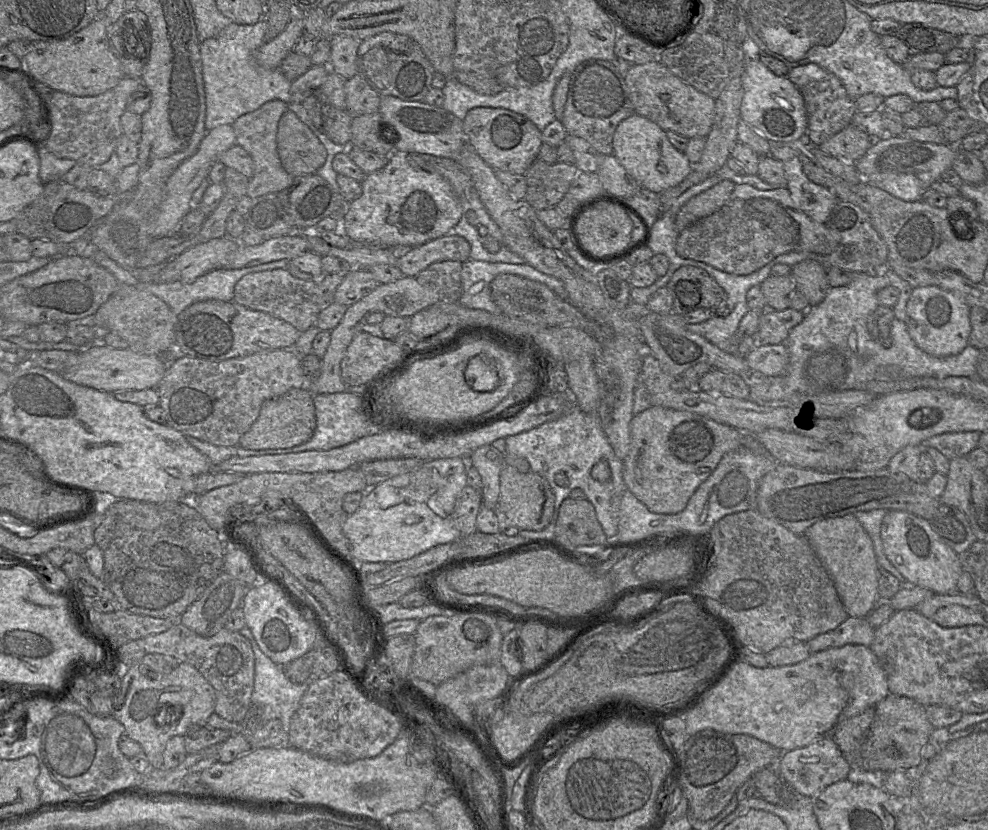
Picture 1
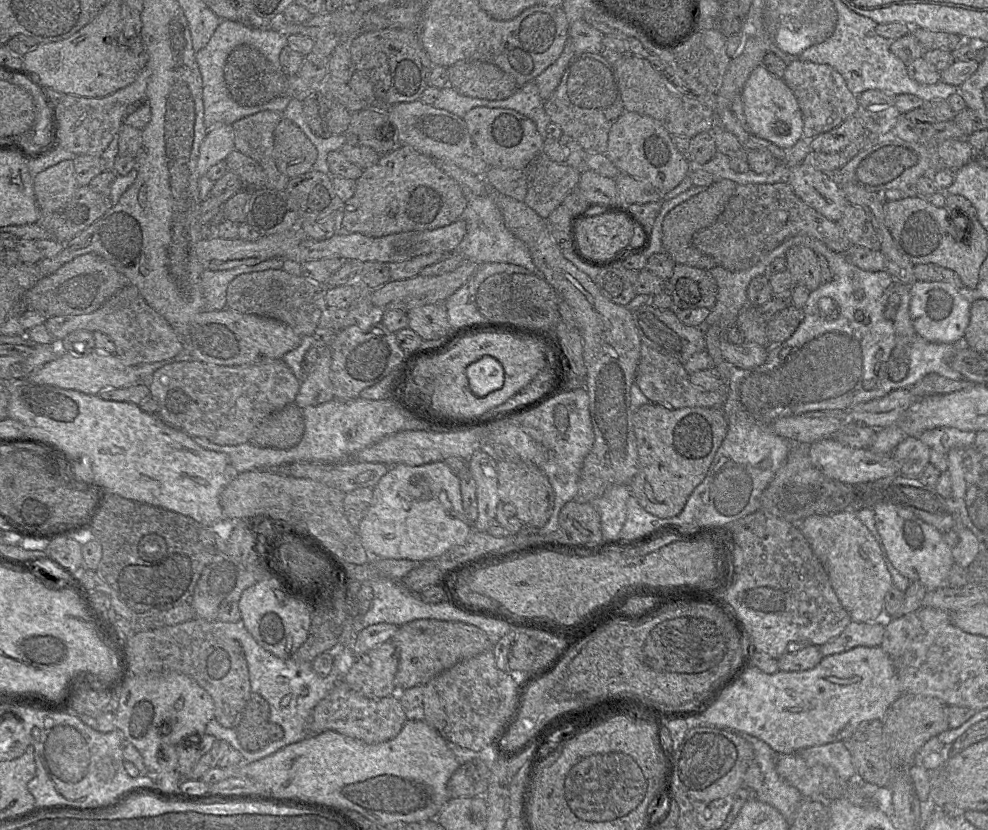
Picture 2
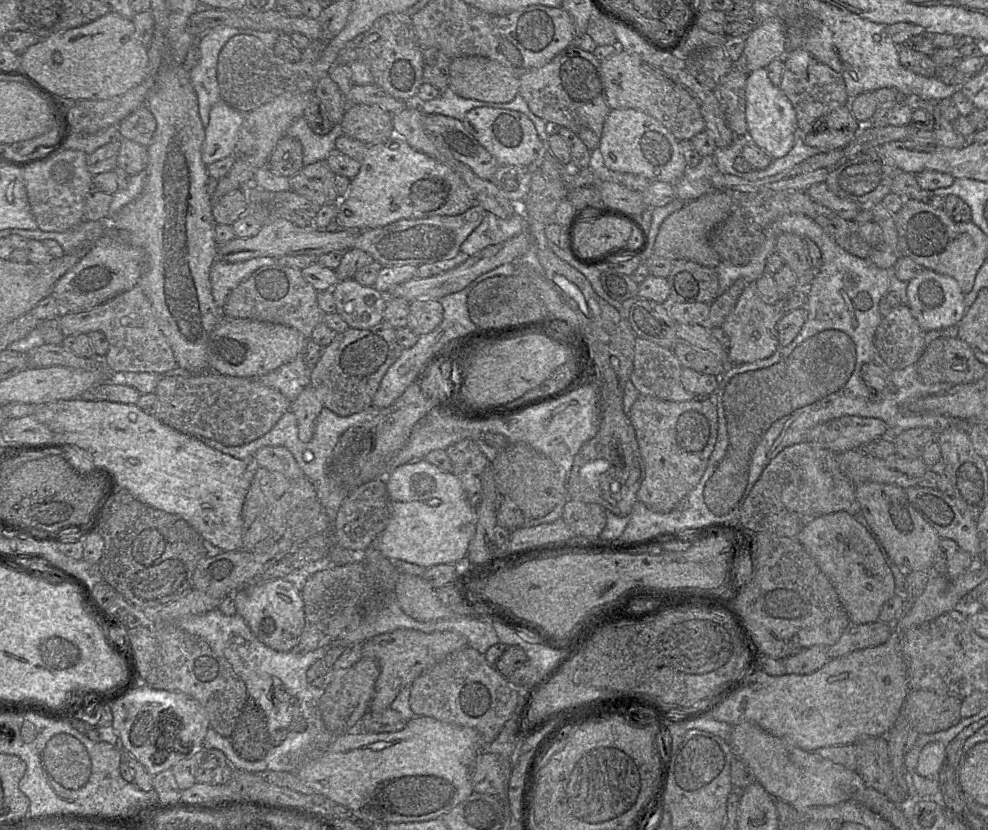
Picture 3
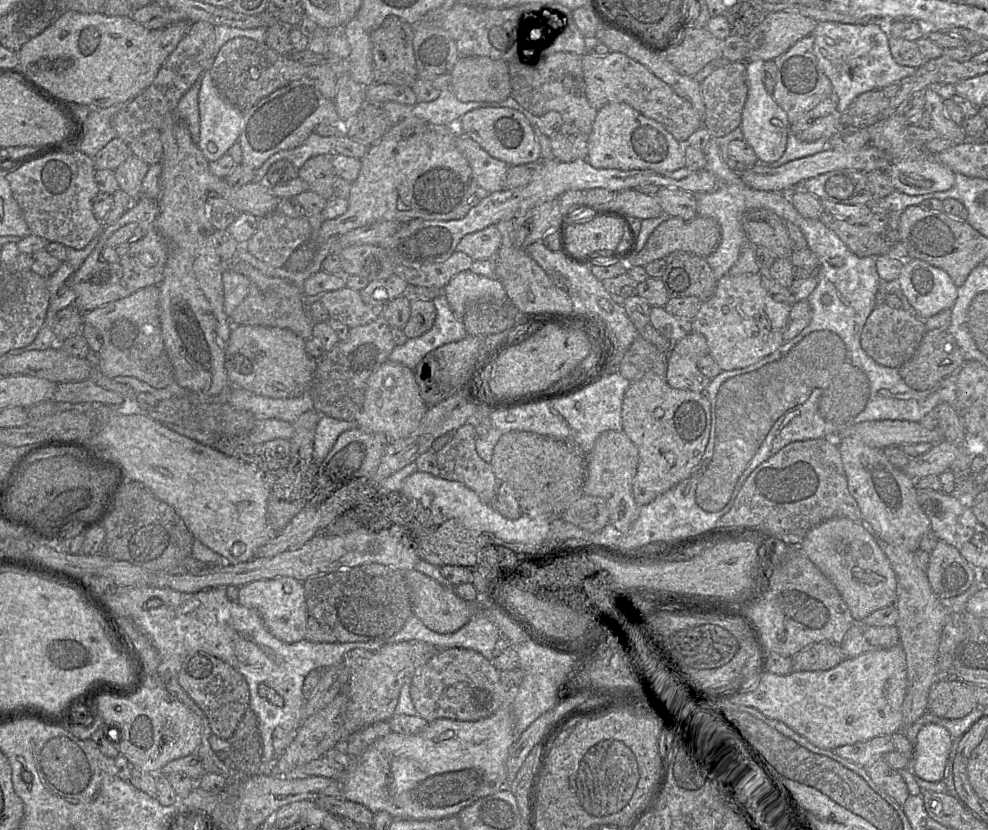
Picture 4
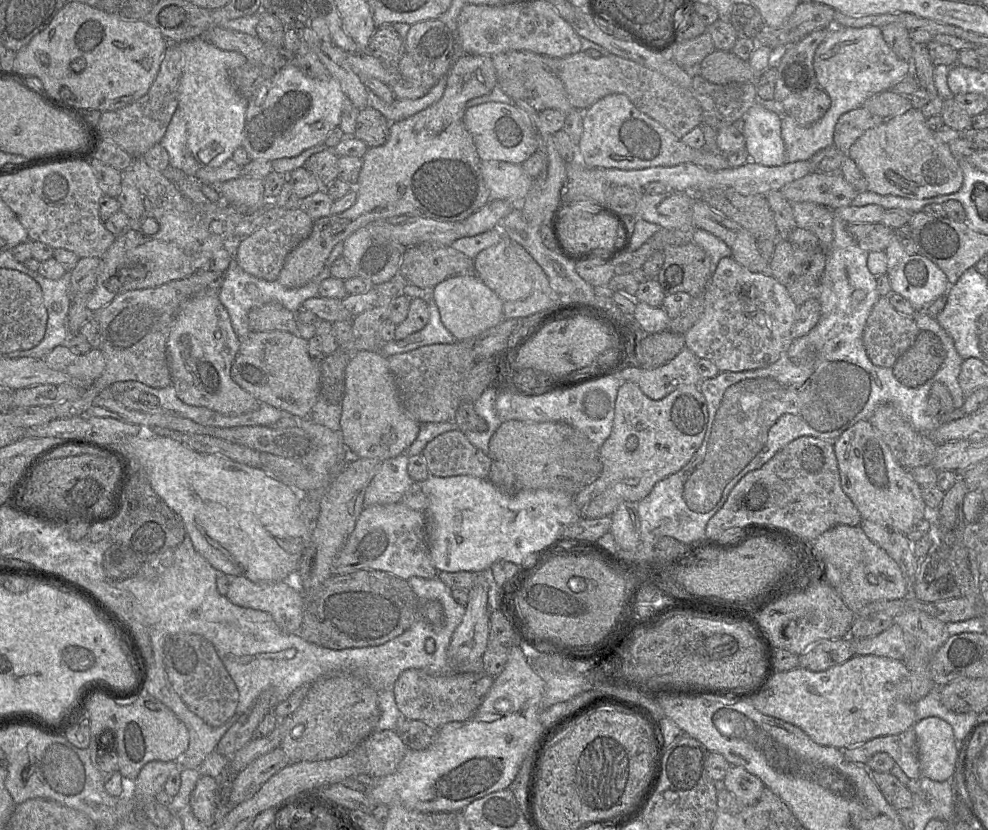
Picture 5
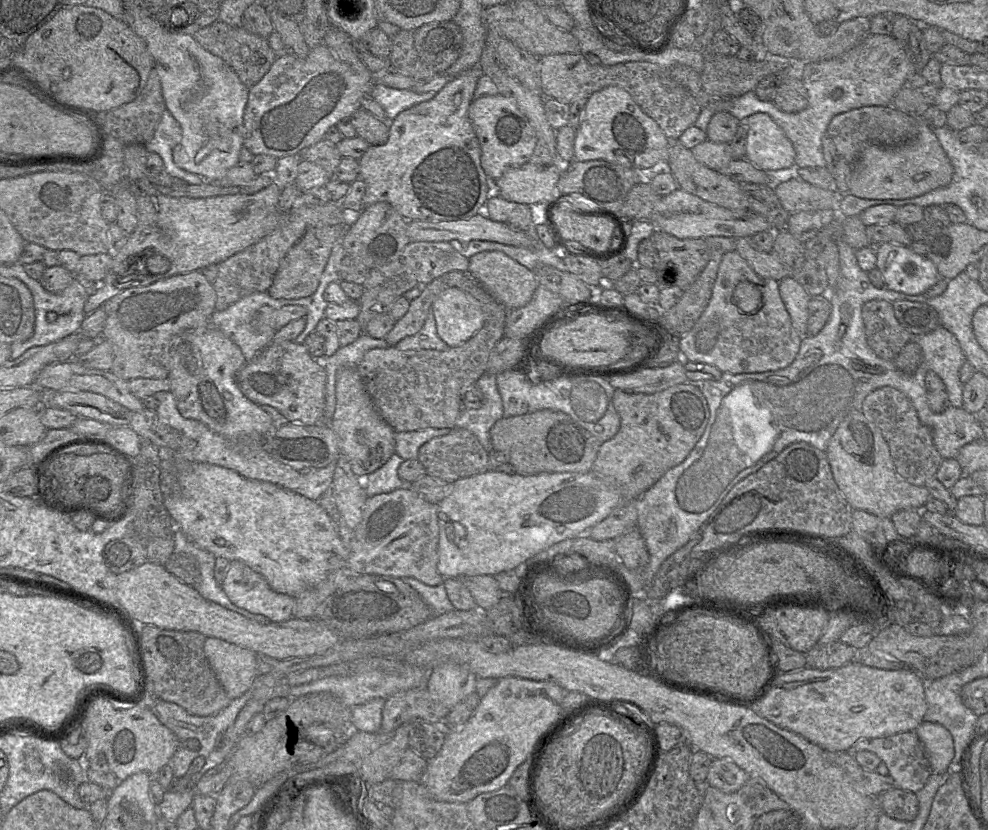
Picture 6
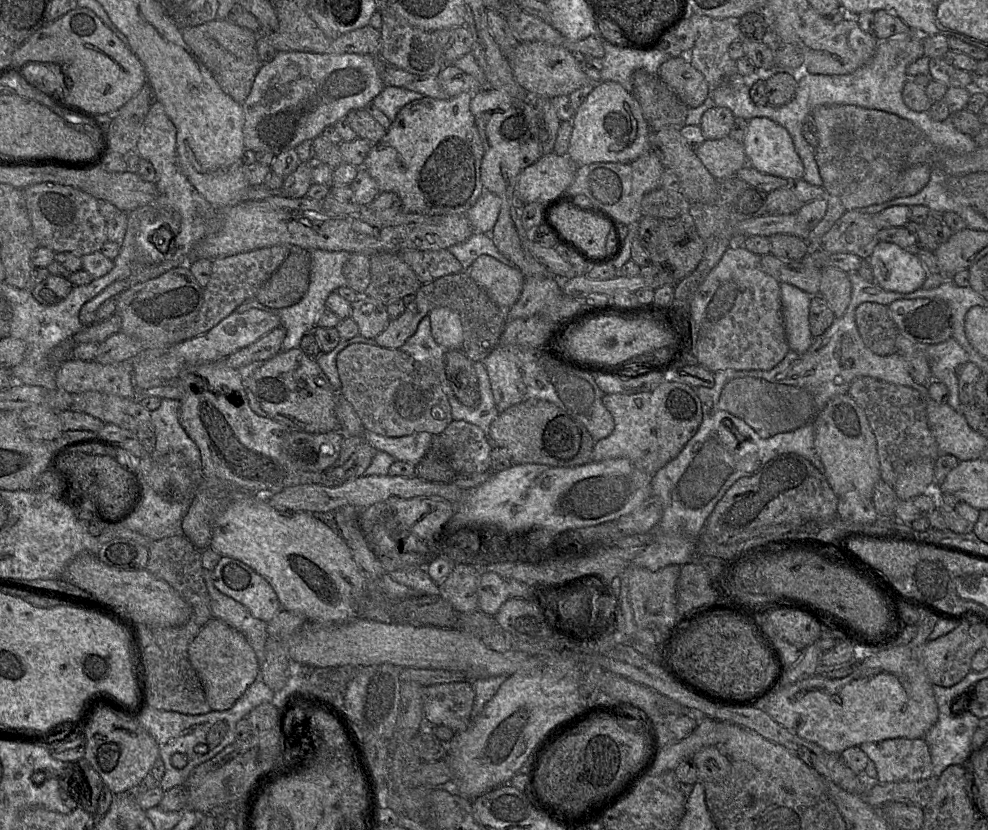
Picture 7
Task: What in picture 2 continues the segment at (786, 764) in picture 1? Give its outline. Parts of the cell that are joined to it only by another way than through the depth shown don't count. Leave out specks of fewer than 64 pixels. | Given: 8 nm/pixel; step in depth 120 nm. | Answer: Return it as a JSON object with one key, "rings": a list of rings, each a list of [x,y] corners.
{"rings":[[[844,741],[808,747],[796,752],[808,766],[821,764],[831,768],[844,781],[855,778],[856,771]]]}

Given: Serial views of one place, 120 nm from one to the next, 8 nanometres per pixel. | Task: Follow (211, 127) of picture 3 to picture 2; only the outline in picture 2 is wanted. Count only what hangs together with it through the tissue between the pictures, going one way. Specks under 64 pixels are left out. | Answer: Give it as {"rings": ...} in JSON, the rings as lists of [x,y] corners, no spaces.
{"rings":[[[216,123],[209,129],[200,145],[197,172],[204,176],[208,169],[226,157],[235,149],[232,125]]]}

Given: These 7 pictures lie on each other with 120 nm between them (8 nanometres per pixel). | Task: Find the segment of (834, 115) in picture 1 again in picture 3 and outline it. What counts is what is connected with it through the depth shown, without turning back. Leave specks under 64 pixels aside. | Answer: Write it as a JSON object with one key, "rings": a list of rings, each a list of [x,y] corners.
{"rings":[[[803,49],[788,51],[783,57],[784,71],[780,89],[792,103],[795,112],[799,135],[813,131],[816,122],[833,110],[849,106],[849,98],[843,77],[829,66],[818,61],[812,54]]]}

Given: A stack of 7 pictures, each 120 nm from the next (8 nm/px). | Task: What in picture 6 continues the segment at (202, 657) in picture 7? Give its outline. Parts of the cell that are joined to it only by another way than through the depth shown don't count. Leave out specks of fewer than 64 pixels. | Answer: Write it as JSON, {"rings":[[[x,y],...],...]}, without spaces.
{"rings":[[[206,637],[204,654],[227,696],[234,700],[253,685],[258,675],[257,653],[224,640]]]}

